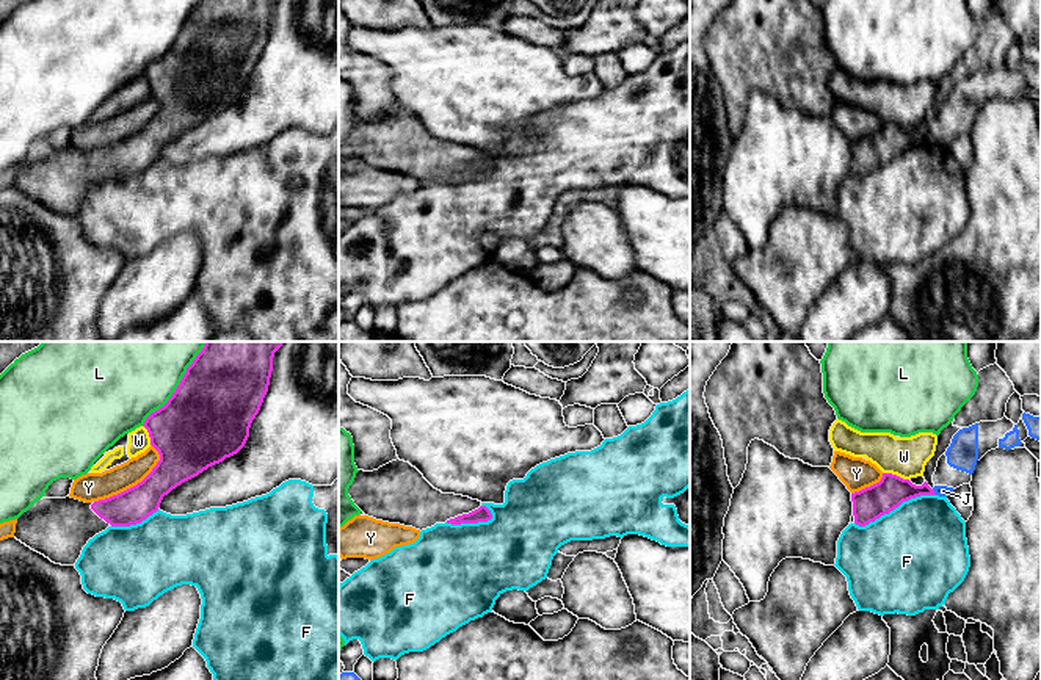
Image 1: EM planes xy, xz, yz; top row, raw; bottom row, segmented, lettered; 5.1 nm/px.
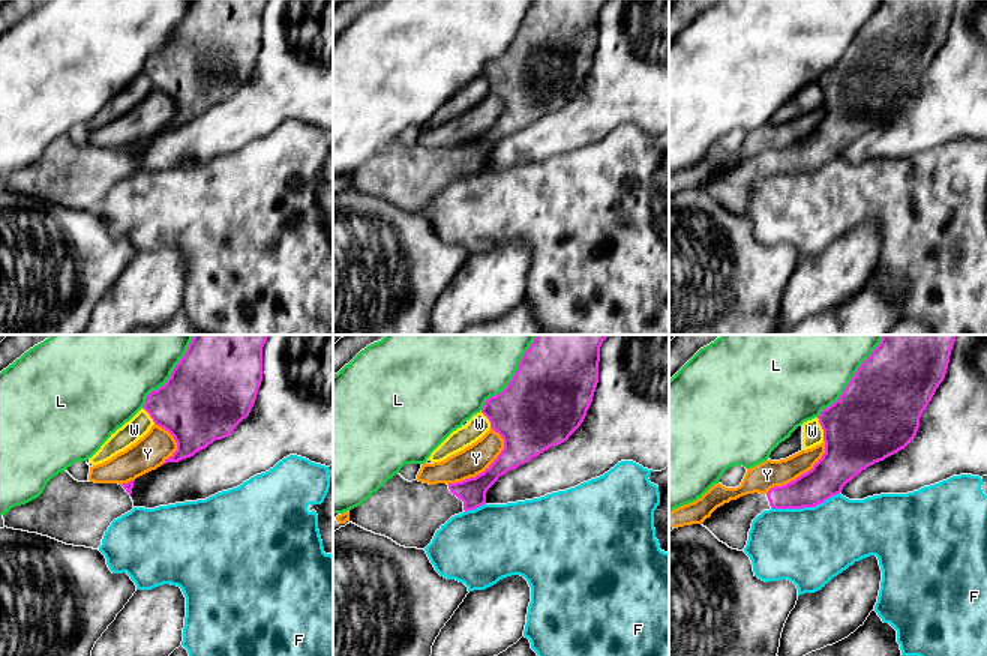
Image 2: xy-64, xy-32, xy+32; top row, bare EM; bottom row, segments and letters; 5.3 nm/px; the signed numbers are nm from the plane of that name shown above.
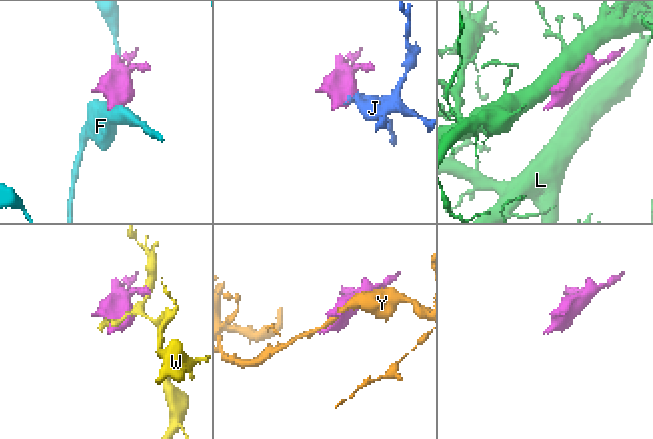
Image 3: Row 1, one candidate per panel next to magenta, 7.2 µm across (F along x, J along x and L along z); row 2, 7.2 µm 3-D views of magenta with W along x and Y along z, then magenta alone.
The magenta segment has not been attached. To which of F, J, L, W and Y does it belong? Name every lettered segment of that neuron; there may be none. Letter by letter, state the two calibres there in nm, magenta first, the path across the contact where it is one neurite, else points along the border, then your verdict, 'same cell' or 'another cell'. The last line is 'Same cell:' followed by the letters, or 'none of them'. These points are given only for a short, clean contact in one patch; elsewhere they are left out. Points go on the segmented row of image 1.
F: calibres 170 and 480 nm; another cell
J: calibres 160 and 60 nm; another cell
L: calibres 440 and 500 nm; another cell
W: calibres 170 and 200 nm; another cell
Y: calibres 190 and 150 nm; another cell
Same cell: none of them

